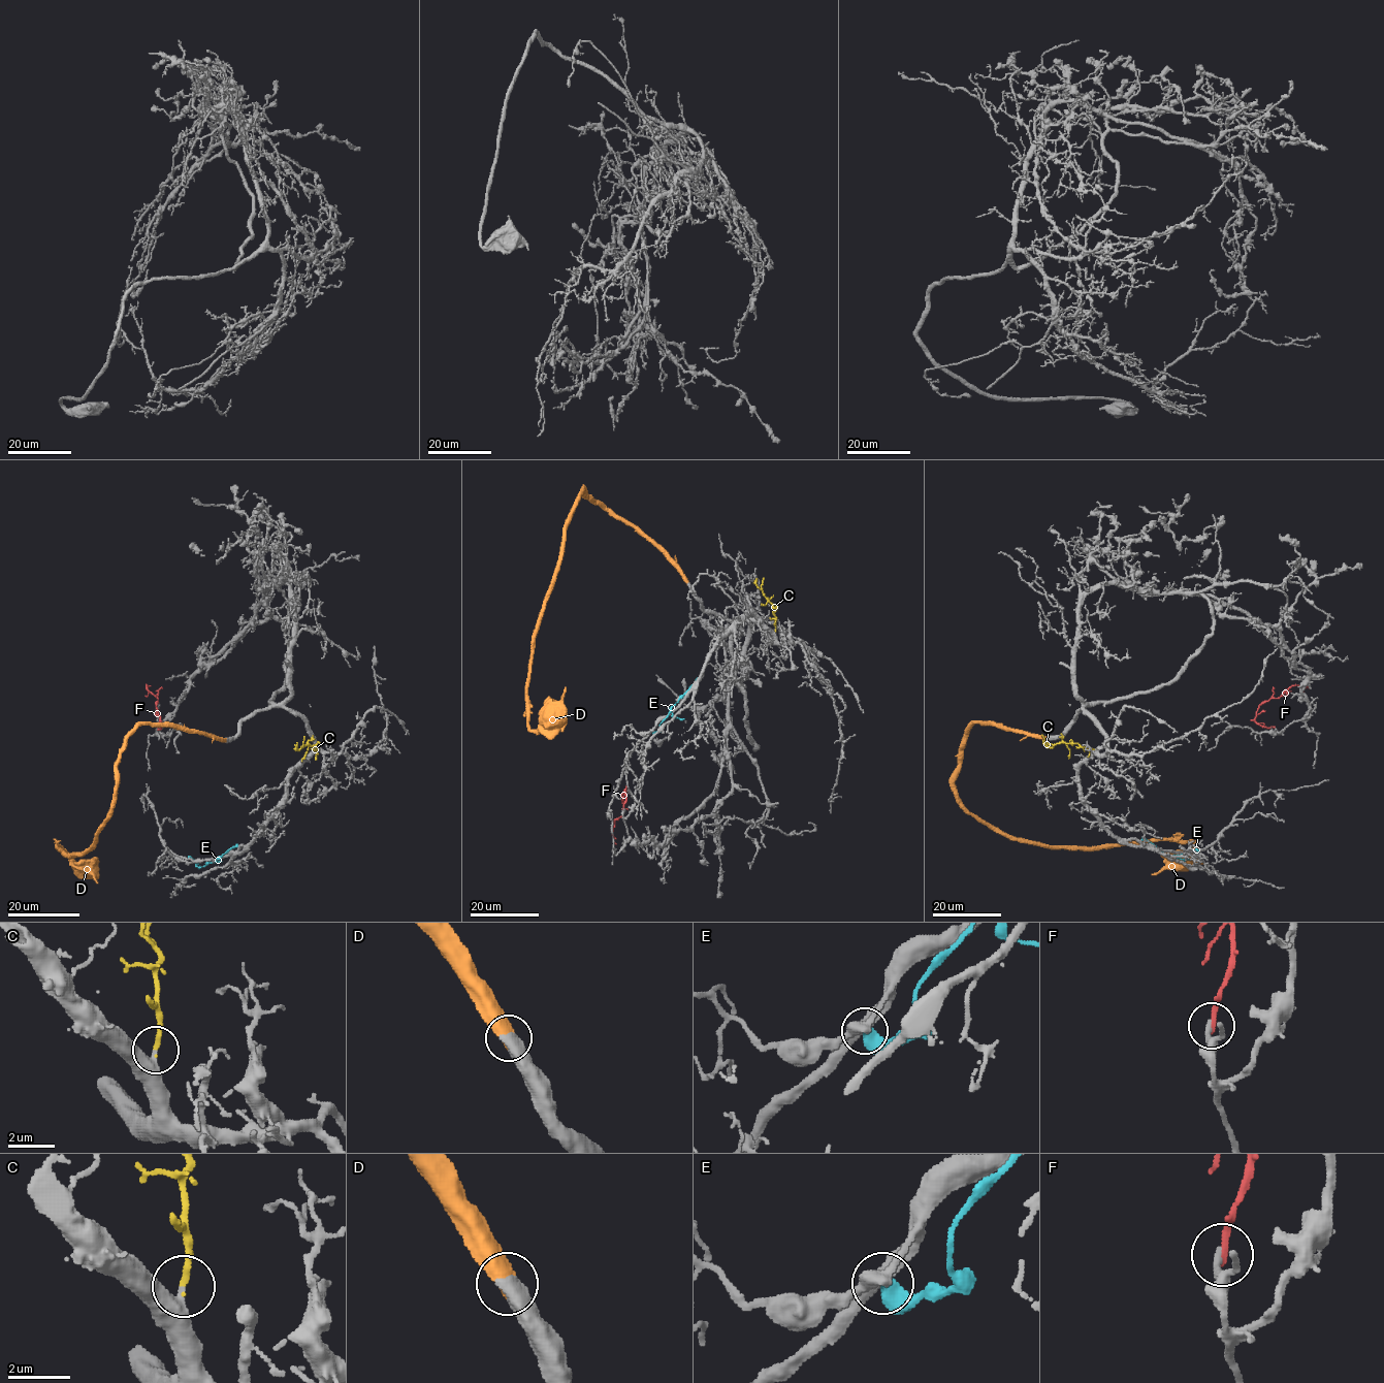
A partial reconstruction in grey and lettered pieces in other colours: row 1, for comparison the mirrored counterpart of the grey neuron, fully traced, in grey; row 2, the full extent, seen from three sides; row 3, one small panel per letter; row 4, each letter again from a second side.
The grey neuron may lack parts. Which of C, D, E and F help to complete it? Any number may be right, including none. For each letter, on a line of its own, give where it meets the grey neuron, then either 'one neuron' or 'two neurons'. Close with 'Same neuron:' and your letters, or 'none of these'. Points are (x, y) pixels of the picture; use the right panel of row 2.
C: contact (1095, 748); one neuron
D: contact (1048, 738); one neuron
E: contact (1195, 850); two neurons
F: contact (1274, 727); two neurons
Same neuron: C, D

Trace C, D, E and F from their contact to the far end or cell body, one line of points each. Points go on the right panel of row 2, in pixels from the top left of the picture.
C: (1095, 748), (1086, 748), (1077, 743), (1052, 744), (1041, 734)
D: (1047, 738), (974, 722), (961, 750), (956, 798), (1002, 832), (1053, 846), (1193, 842), (1176, 863), (1152, 874)
E: (1195, 850), (1192, 859), (1180, 859), (1163, 854), (1143, 838)
F: (1274, 728), (1261, 727), (1255, 720), (1258, 707), (1294, 685), (1310, 688)

